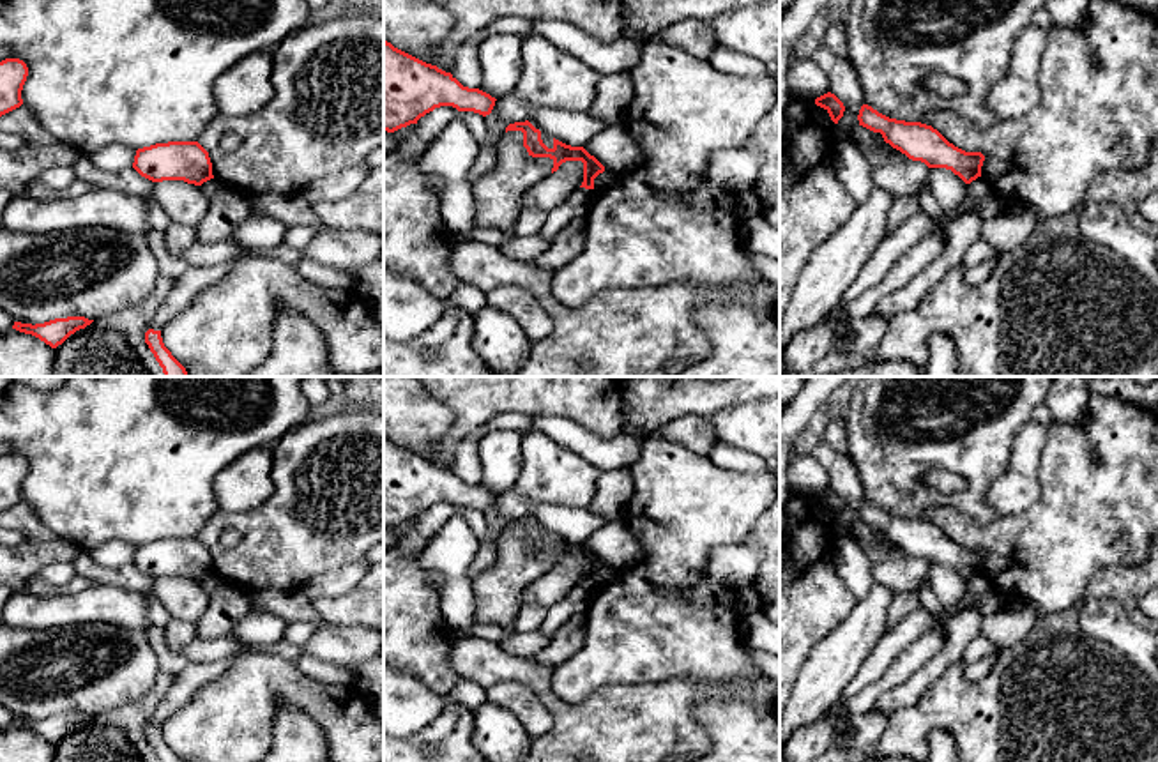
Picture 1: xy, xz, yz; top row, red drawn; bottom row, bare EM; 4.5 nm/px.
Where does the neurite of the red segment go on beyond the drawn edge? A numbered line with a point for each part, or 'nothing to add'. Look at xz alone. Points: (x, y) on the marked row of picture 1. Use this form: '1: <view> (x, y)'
nothing to add

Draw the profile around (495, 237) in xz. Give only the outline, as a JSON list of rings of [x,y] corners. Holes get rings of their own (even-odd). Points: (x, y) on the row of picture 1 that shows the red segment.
[[[474,228],[470,232],[470,239],[476,239],[479,242],[484,242],[488,246],[502,246],[504,242],[507,242],[509,239],[513,239],[513,230],[500,230],[500,228]]]

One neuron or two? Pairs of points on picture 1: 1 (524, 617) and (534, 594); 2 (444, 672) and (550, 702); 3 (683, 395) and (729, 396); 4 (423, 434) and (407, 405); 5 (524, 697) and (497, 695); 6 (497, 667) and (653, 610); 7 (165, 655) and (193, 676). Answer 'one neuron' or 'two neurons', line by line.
1: two neurons
2: two neurons
3: one neuron
4: one neuron
5: one neuron
6: two neurons
7: two neurons

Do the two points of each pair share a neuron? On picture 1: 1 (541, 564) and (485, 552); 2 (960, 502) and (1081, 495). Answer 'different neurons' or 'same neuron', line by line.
1: different neurons
2: different neurons

